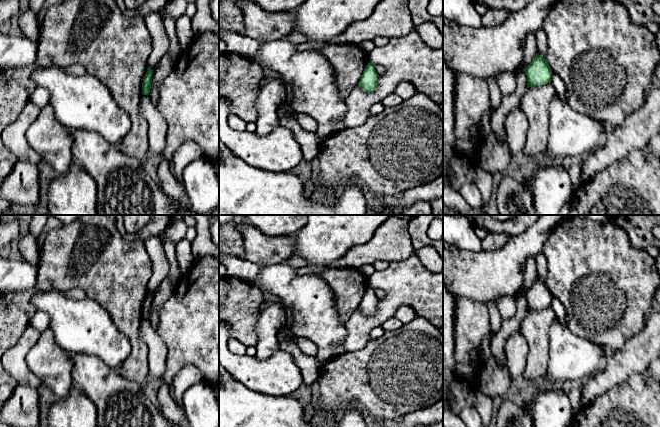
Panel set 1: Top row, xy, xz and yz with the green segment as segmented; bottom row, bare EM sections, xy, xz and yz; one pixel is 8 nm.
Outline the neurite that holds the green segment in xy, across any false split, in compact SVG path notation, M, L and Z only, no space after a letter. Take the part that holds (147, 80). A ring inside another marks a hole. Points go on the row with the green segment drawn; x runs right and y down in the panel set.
M148 66L147 72L142 82L142 94L143 95L149 95L149 92L151 89L151 83L152 83L152 74L153 74L153 70L150 68L150 66Z

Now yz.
M538 53L533 58L532 62L524 68L524 72L527 76L527 88L542 86L551 82L552 68L546 57L543 57Z

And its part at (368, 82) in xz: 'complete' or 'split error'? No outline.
complete

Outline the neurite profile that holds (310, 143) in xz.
M286 103L281 104L277 110L279 126L292 131L297 142L300 144L304 159L312 161L320 151L321 140L315 132L304 131L299 125L296 114Z

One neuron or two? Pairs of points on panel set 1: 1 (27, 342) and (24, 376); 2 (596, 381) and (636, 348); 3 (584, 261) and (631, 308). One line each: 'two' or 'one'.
1: one
2: one
3: one

